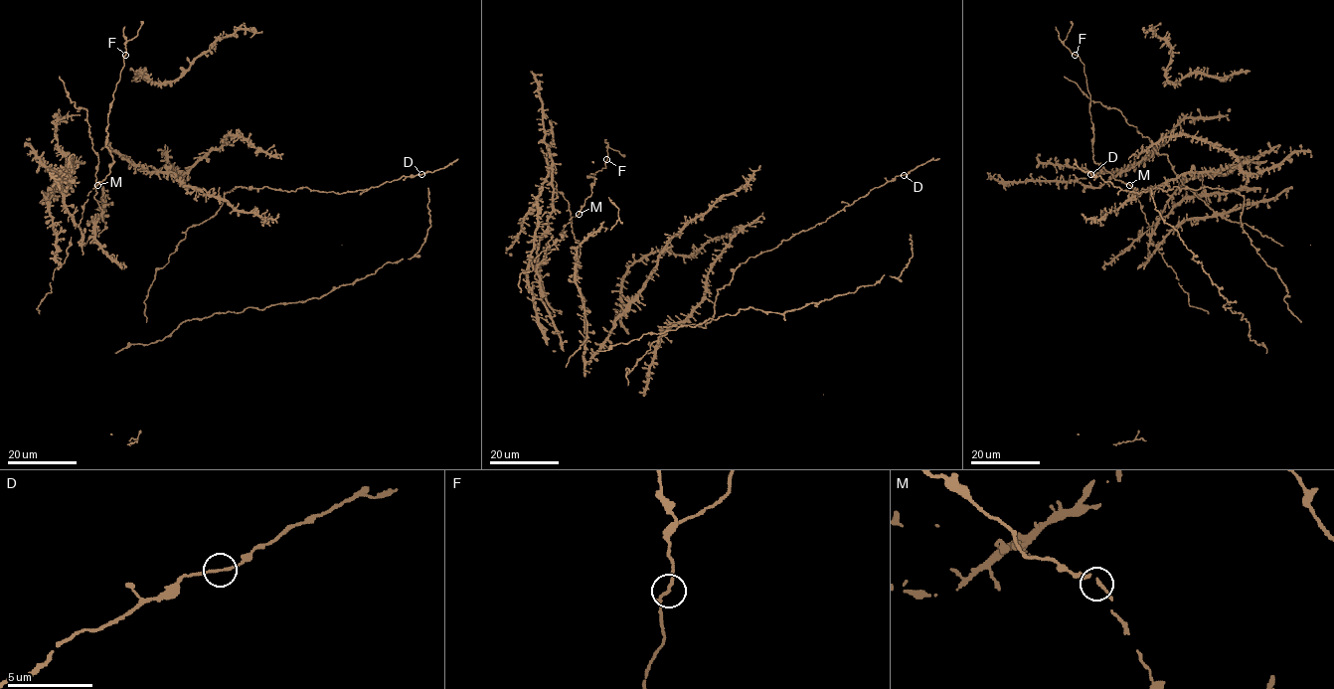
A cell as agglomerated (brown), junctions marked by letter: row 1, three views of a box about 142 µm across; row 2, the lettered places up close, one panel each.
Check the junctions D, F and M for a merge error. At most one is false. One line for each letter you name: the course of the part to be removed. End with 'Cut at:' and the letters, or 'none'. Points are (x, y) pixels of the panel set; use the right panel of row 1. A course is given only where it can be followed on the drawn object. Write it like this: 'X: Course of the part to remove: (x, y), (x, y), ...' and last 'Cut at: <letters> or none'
D: Course of the part to remove: (1090, 174), (1080, 168), (1074, 158)
Cut at: D

